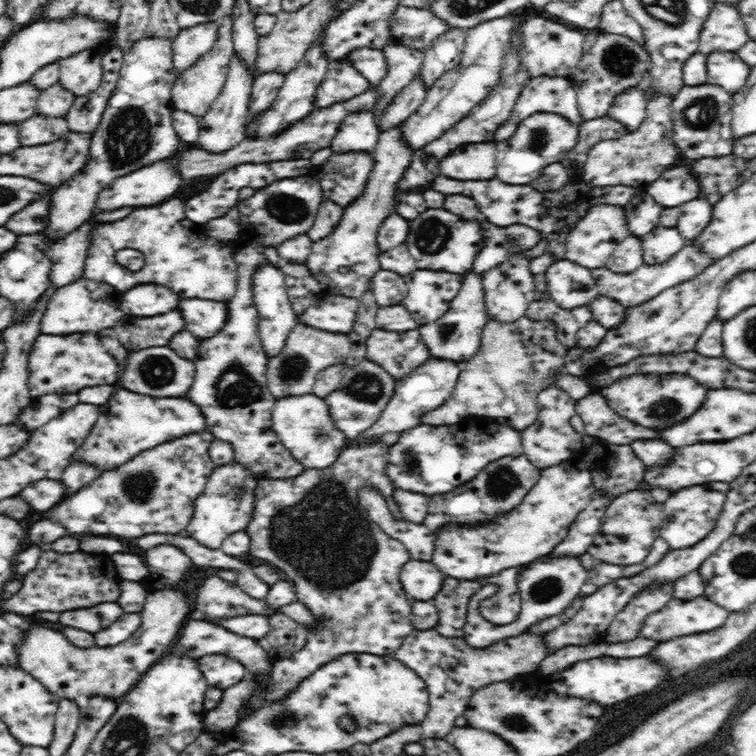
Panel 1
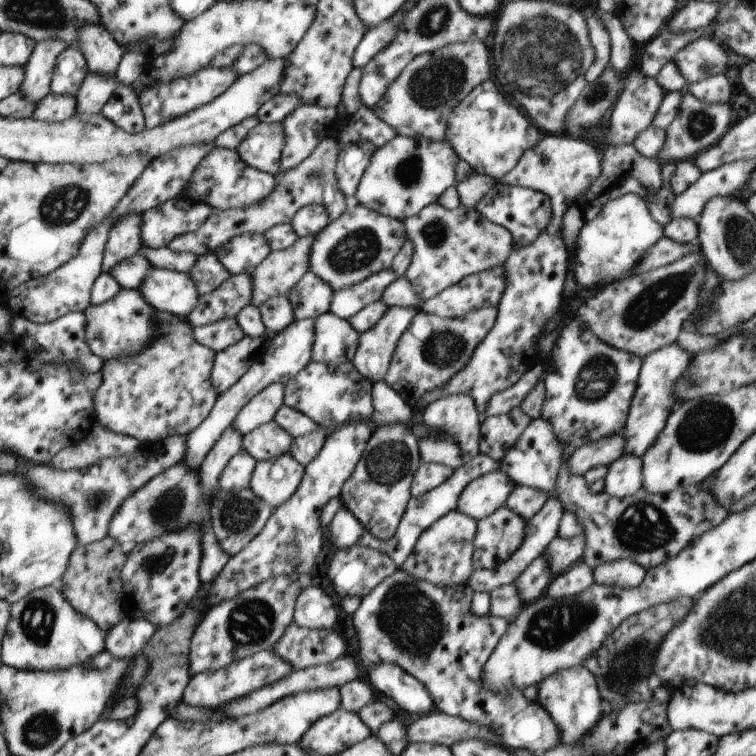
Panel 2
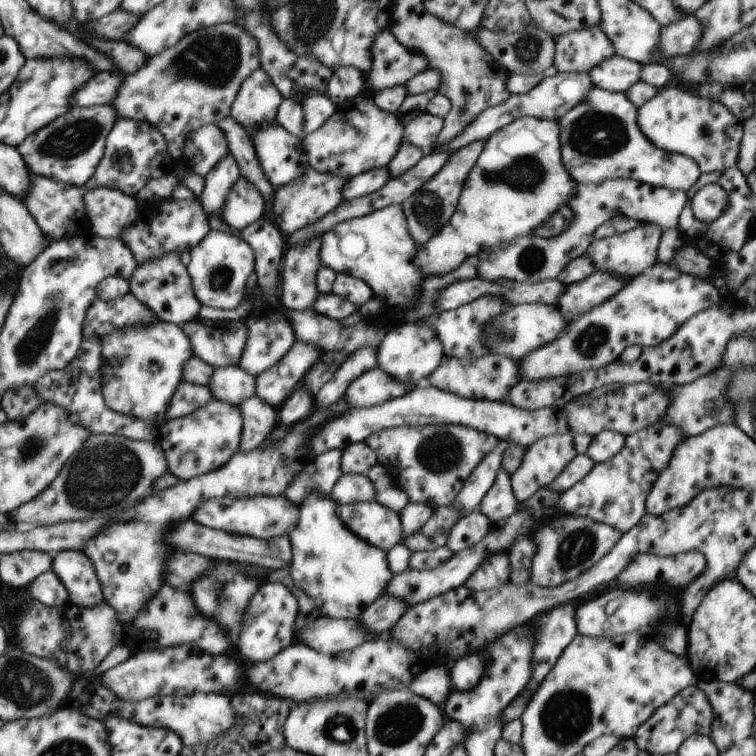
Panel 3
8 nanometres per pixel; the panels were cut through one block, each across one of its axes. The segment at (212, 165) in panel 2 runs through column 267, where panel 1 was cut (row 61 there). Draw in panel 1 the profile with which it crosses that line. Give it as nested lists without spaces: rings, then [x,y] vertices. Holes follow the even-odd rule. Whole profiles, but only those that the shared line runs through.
[[[219,22],[198,24],[182,29],[173,40],[173,69],[178,78],[180,72],[188,70],[206,52],[212,50],[218,39]]]

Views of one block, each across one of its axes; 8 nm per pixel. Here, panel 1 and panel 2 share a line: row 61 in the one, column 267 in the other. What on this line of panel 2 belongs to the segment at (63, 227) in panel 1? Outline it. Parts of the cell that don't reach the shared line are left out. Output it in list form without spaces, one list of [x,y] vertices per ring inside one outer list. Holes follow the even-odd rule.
[[[260,122],[238,146],[237,154],[250,167],[278,176],[284,147],[281,123]]]

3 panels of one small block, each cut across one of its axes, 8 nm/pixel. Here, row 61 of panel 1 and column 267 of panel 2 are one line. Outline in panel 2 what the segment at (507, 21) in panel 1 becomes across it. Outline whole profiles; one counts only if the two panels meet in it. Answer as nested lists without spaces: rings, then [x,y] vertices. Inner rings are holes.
[[[285,453],[272,460],[258,460],[252,472],[249,488],[256,496],[275,508],[290,500],[304,475],[305,467],[290,453]]]

